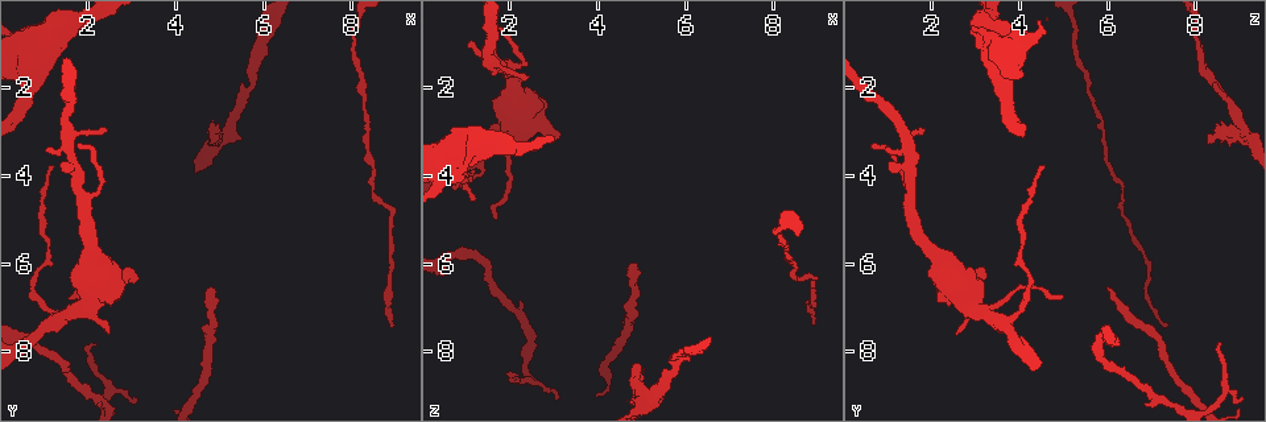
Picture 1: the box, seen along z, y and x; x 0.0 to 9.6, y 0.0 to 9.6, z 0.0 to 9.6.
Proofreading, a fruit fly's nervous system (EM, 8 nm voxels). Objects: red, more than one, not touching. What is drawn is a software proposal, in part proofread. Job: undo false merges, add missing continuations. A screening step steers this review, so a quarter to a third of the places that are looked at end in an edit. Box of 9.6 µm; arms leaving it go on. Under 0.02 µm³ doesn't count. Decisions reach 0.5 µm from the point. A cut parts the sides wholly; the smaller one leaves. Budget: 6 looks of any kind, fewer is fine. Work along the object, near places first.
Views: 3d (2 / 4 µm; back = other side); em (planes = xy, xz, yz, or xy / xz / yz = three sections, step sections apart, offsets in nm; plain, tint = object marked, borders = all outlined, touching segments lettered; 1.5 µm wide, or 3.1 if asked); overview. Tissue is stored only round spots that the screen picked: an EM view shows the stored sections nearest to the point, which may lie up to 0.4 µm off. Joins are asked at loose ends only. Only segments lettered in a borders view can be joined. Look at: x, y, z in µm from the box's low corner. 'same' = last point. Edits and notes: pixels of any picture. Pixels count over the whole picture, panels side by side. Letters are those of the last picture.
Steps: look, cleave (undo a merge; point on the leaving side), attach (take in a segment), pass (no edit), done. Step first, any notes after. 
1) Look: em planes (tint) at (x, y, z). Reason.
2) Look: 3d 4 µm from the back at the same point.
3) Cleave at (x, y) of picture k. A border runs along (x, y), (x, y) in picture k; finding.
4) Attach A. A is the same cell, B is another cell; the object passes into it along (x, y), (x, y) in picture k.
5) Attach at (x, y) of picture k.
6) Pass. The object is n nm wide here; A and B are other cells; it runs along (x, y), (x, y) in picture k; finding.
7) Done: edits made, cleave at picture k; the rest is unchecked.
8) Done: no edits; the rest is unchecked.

Look: 3d 2 µm at (2.10, 7.80, 8.60). Free end.

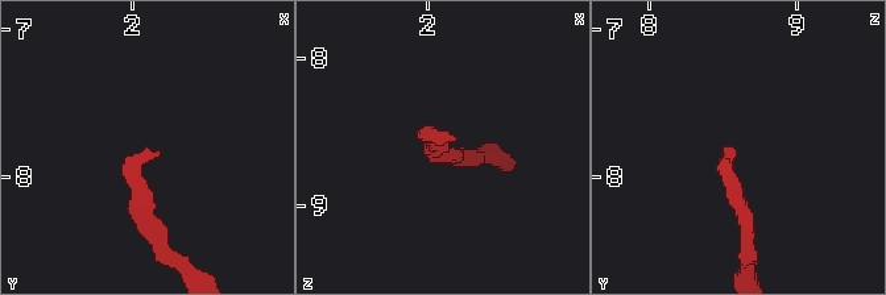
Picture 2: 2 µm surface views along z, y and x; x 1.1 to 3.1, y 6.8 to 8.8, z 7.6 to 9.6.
Look: em yz step 8 (borders) at (2.10, 7.80, 8.58).

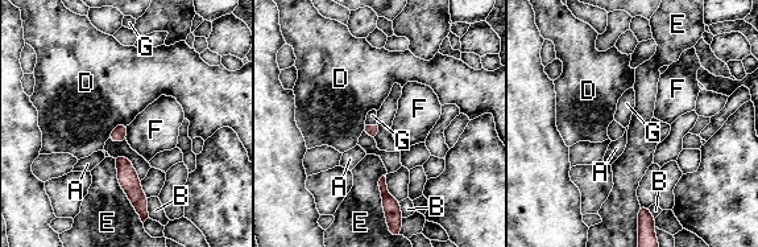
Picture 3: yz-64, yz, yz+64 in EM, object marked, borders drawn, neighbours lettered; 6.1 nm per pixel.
Attach G. The longest contact is with E, 400 nm; G is the same cell, A, B, D, E and F are other cells; the object passes into it along (372, 131), (371, 126), (372, 115) in picture 3; it goes on there.

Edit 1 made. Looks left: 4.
Look: overview.

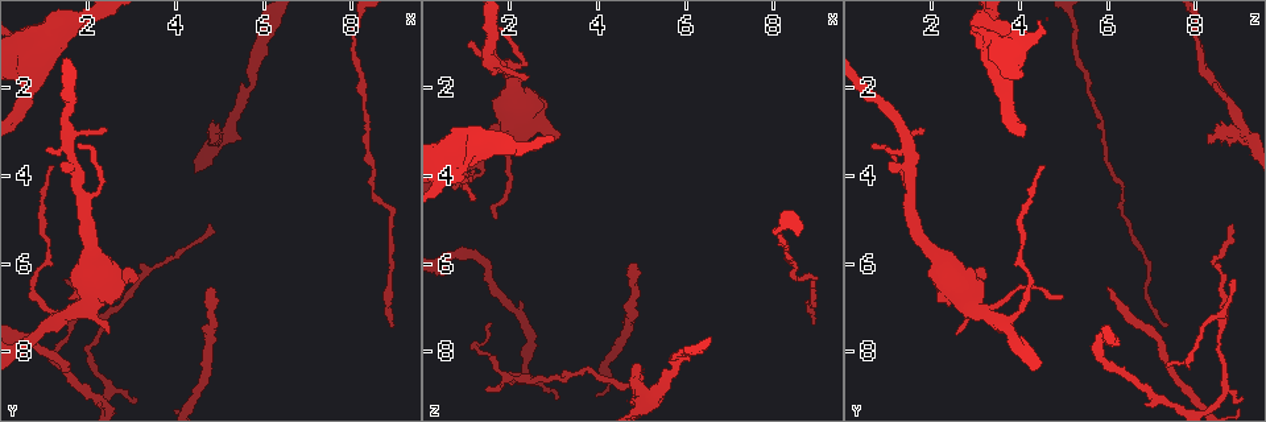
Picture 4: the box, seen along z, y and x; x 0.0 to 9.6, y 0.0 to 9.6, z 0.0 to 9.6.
Look: 3d 4 µm from the back at (1.25, 3.75, 4.60). End of a long branch.

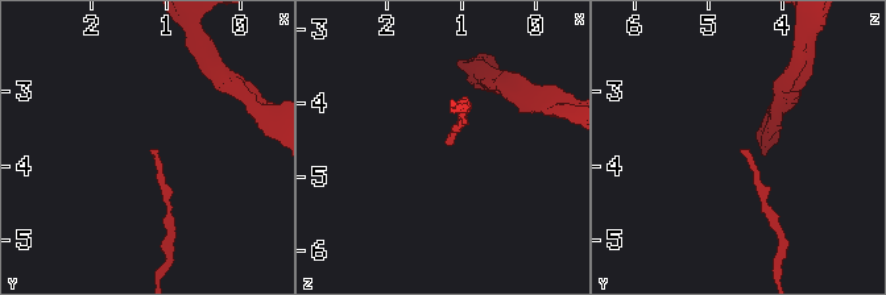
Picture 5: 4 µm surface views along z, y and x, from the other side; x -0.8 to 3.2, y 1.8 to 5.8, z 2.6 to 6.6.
Look: em xy step 4 (borders) at (1.20, 3.75, 4.55). Need the tissue.

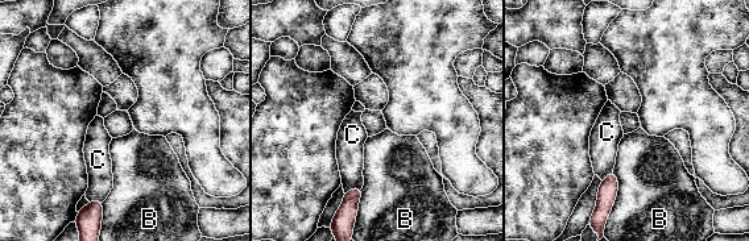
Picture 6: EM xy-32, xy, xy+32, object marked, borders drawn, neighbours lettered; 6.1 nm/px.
Look: em planes (borders) at the same point.

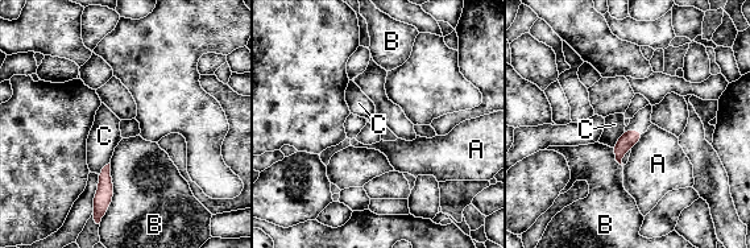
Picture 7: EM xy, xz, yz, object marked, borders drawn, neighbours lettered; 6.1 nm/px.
Pass. The longest contact is with B, 280 nm; A, B and C are other cells; a border runs along (645, 132), (630, 148) in picture 7; no lettered segment goes on from it.

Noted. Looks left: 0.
Done: edits made, attach at picture 3; the rest is unchecked.

